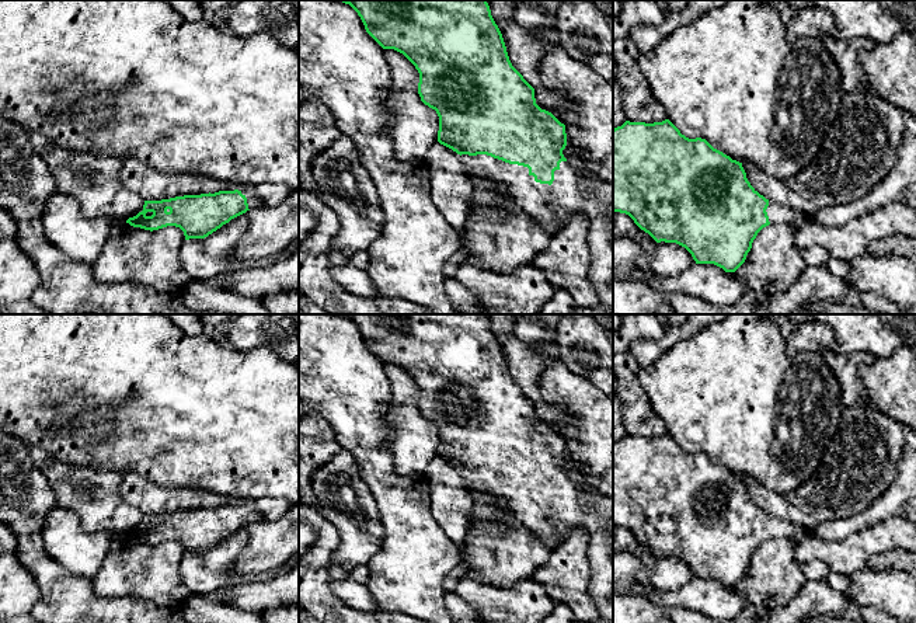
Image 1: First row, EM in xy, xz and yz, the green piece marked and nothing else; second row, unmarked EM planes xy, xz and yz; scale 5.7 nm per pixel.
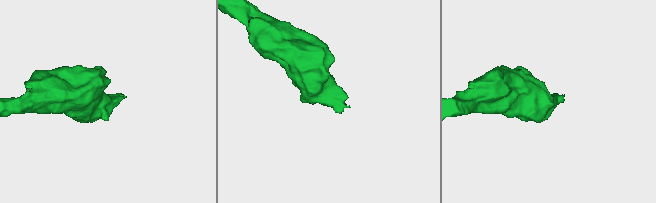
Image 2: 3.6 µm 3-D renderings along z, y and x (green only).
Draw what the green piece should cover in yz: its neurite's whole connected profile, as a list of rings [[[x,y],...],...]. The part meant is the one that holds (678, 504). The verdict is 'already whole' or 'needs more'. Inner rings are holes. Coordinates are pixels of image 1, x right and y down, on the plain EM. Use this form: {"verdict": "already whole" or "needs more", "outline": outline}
{"verdict": "needs more", "outline": [[[669,434],[654,438],[626,435],[621,441],[613,443],[613,526],[628,529],[634,537],[648,547],[656,557],[676,557],[692,568],[696,578],[714,578],[725,587],[735,587],[745,577],[753,554],[763,542],[784,537],[794,543],[800,543],[808,535],[805,528],[766,514],[748,495],[742,477],[732,474],[729,470],[714,463],[706,453],[686,452]]]}

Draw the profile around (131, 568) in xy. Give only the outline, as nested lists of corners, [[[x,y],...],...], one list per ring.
[[[118,535],[91,578],[93,589],[105,598],[133,596],[181,609],[191,595],[180,574],[184,554],[184,546],[175,540],[150,546]]]

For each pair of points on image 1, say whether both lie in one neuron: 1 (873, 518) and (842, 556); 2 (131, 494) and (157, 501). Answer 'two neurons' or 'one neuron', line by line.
1: two neurons
2: one neuron

